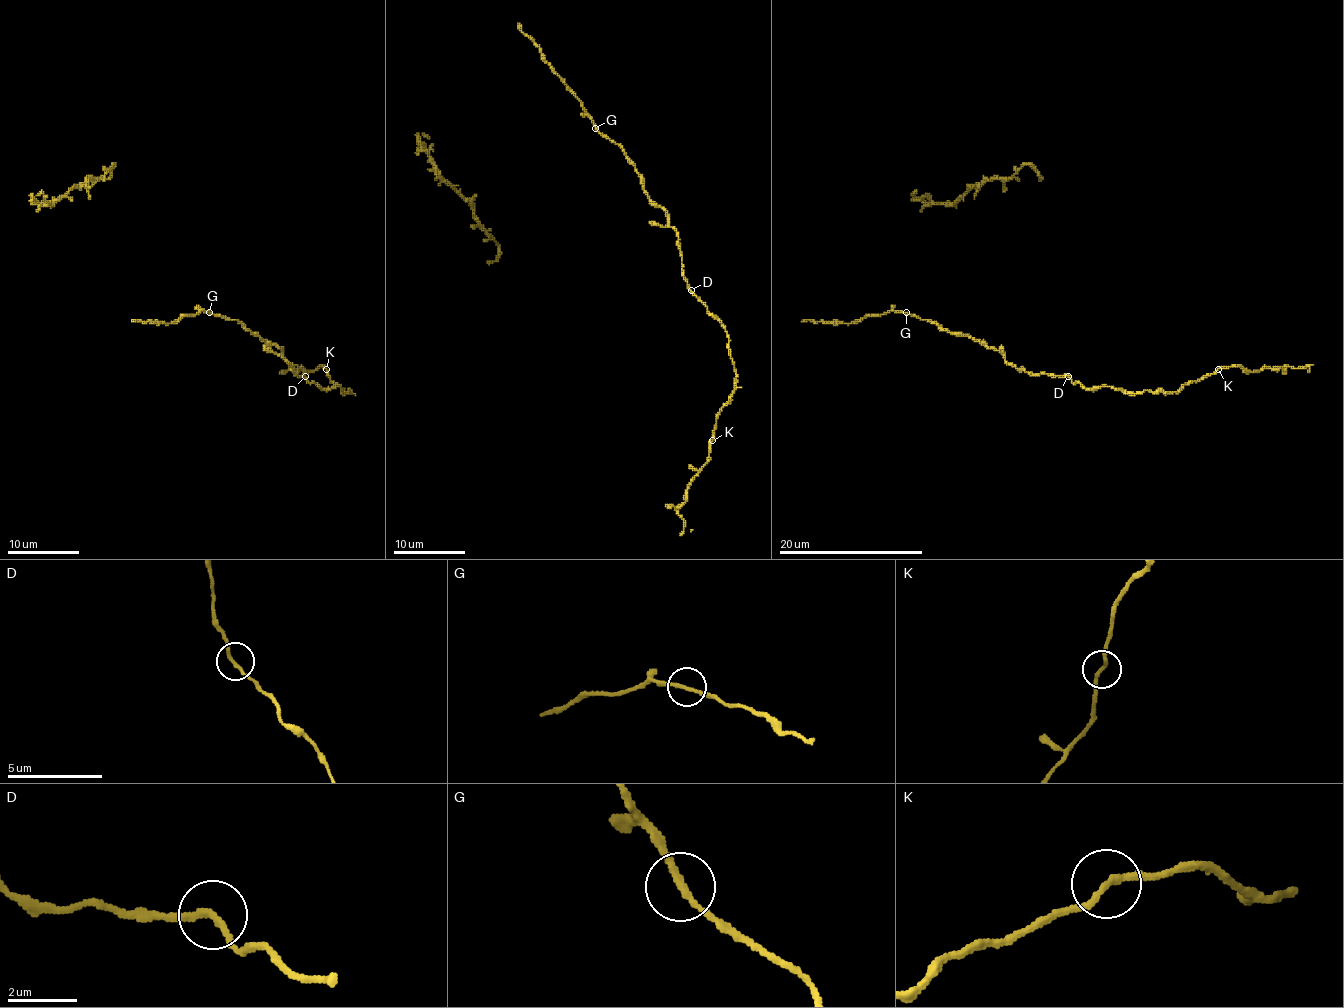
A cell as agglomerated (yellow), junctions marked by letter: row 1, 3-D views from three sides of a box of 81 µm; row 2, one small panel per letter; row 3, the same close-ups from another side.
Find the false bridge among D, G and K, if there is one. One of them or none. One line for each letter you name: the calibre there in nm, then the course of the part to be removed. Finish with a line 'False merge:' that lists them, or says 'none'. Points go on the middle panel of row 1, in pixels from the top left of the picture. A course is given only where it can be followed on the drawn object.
False merge: none

